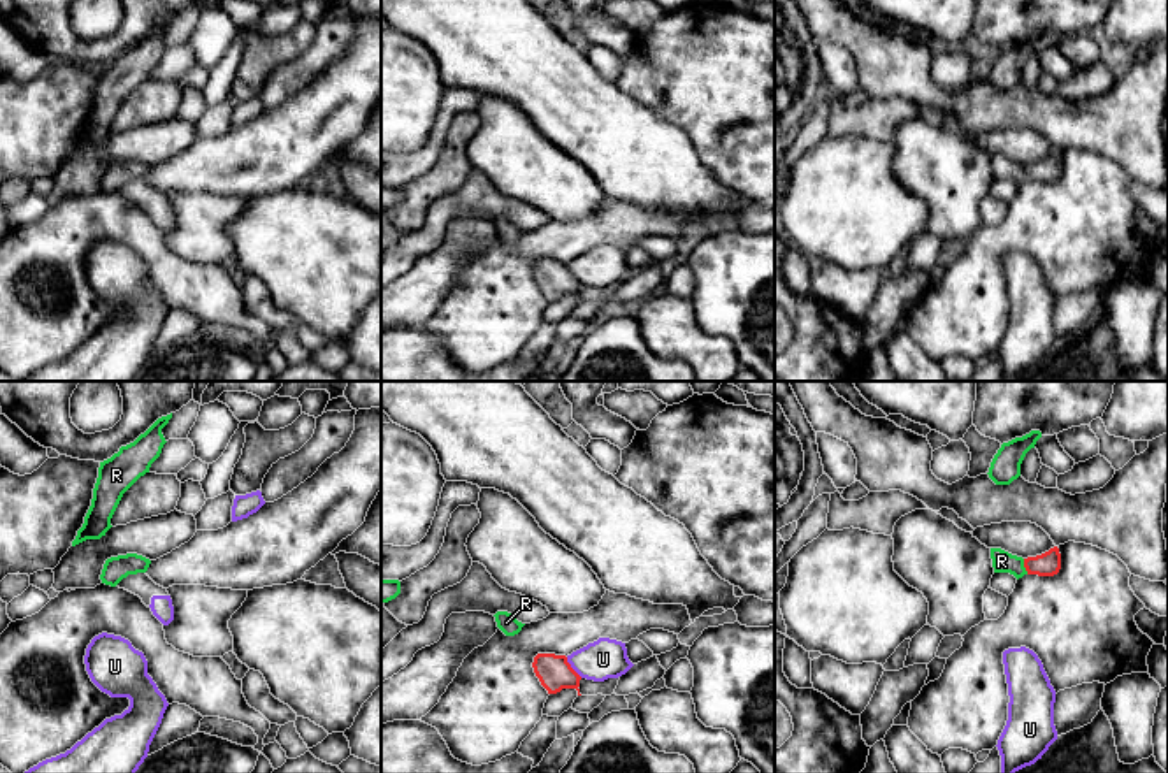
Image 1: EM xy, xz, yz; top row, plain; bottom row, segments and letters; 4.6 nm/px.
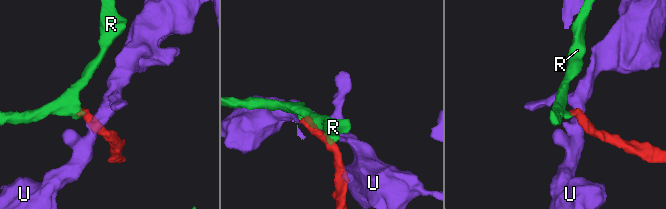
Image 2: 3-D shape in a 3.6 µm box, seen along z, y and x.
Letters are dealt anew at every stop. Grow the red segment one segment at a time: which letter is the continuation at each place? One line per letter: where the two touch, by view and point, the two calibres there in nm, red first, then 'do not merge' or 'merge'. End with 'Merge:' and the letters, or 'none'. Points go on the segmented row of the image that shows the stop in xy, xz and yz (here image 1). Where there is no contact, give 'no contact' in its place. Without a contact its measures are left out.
R: yz (1024, 566) | 110/100 nm | merge
U: xz (571, 668) | 160/180 nm | do not merge
Merge: R

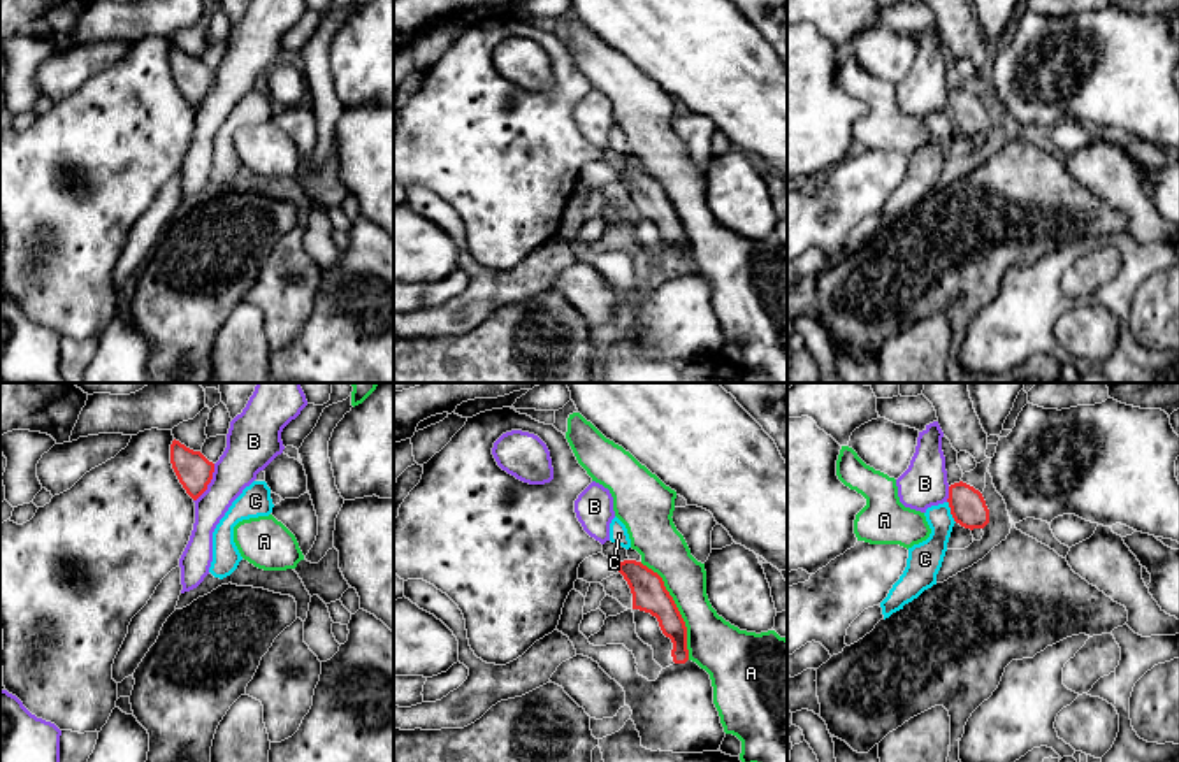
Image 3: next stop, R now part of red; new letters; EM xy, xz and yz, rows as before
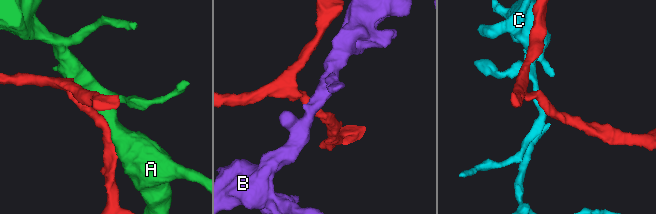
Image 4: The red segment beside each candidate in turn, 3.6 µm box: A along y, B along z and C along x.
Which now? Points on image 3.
A: xz (677, 608) | 160/240 nm | do not merge
B: xy (209, 481) | 160/220 nm | do not merge
C: yz (951, 511) | 160/160 nm | do not merge
Merge: none

